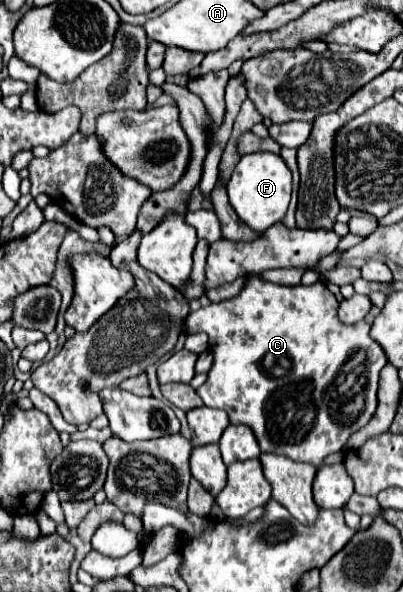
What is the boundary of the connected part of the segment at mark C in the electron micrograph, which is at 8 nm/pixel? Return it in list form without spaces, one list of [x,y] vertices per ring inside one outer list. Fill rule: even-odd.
[[[247,277],[245,279],[245,285],[243,289],[227,299],[227,301],[221,301],[221,303],[211,303],[199,311],[191,311],[189,317],[187,317],[187,333],[193,335],[193,333],[199,333],[199,331],[205,331],[209,335],[209,345],[211,345],[211,351],[215,355],[215,361],[213,361],[213,367],[209,371],[209,377],[207,381],[197,389],[197,395],[203,399],[203,403],[207,407],[217,407],[217,409],[225,409],[231,423],[237,425],[237,423],[245,423],[253,429],[257,441],[259,441],[259,447],[263,453],[277,453],[277,455],[285,455],[285,457],[291,457],[293,461],[305,461],[305,463],[311,463],[315,467],[321,465],[321,461],[335,453],[335,451],[341,451],[349,439],[351,433],[355,433],[357,429],[365,427],[369,423],[369,419],[373,417],[375,409],[377,409],[377,381],[379,381],[379,371],[385,367],[387,363],[387,357],[381,349],[381,345],[377,341],[373,341],[369,337],[369,325],[367,321],[357,321],[355,325],[345,325],[337,319],[337,299],[335,295],[325,287],[323,281],[317,281],[313,285],[295,285],[295,287],[287,287],[287,285],[277,285],[277,283],[269,283],[269,281],[263,281],[261,277]],[[359,353],[359,373],[353,373],[349,375],[351,383],[337,383],[337,375],[341,373],[341,369],[351,361],[351,357]]]

